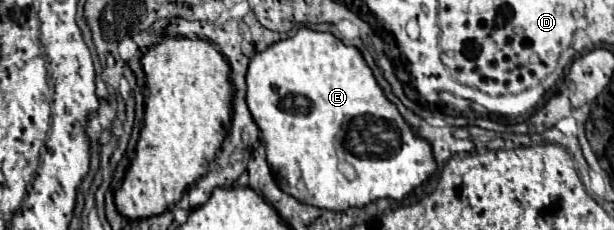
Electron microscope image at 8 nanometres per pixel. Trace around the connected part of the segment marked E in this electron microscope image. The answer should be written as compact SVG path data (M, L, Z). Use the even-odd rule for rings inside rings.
M302 27L302 29L296 31L294 37L288 37L284 41L272 43L266 51L254 55L254 59L250 59L250 65L248 65L248 71L246 71L246 105L250 109L252 121L260 129L262 143L266 147L268 165L272 167L272 171L276 173L280 183L288 183L290 195L294 199L298 199L300 203L306 203L306 205L312 205L312 207L320 207L320 209L330 209L330 211L344 211L348 207L364 207L370 201L380 199L380 197L388 197L388 199L400 201L414 187L418 187L422 181L426 181L436 171L436 163L434 163L430 145L426 141L414 137L414 133L410 131L410 125L402 119L398 109L384 97L384 93L378 87L372 71L366 67L360 51L356 47L344 45L340 39L336 39L330 33L318 33L318 31Z

